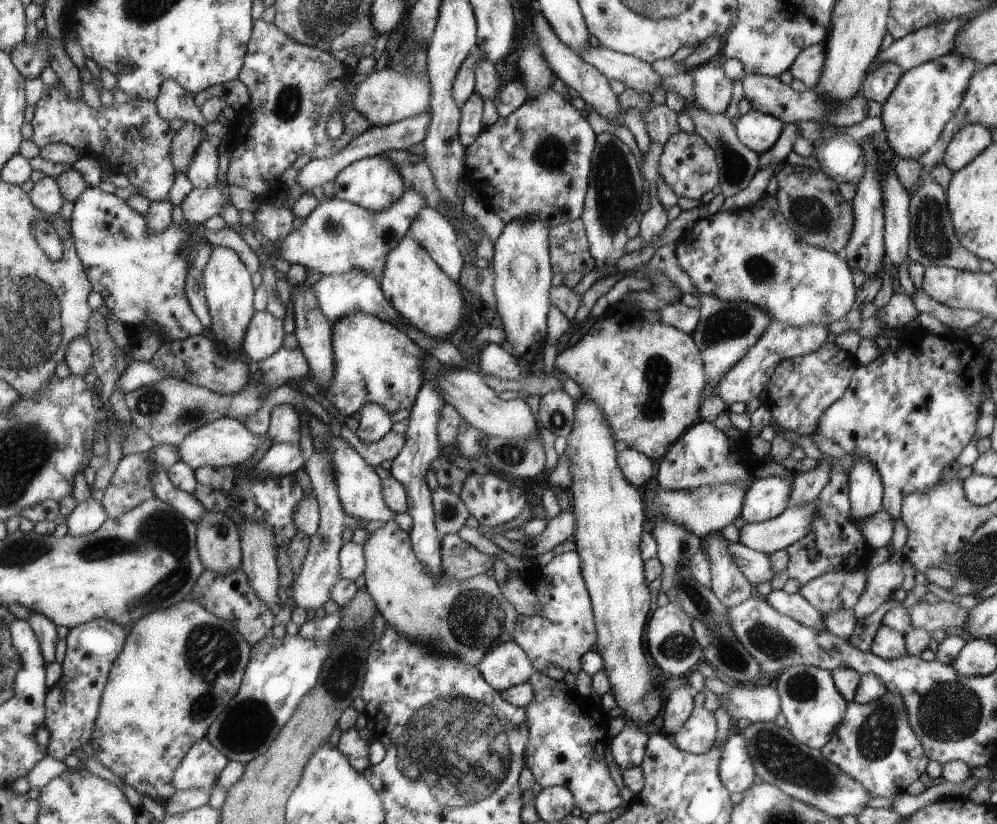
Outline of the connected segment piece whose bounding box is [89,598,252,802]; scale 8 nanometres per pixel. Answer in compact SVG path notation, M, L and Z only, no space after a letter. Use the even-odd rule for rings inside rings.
M189 598L174 604L172 607L152 612L144 616L143 619L139 619L130 630L126 638L126 645L121 651L119 658L114 662L109 682L106 684L106 689L101 699L99 714L97 715L98 719L95 721L95 730L89 742L95 750L94 760L111 770L139 794L149 795L157 802L160 800L168 801L178 791L174 785L174 773L180 767L185 755L192 750L197 742L208 736L209 729L216 722L217 717L228 707L233 697L237 696L251 657L252 646L237 630L236 624L215 616L194 600L189 601Z

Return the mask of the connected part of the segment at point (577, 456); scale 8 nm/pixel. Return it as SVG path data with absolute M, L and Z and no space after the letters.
M581 393L580 398L574 403L573 422L571 430L566 439L566 446L563 455L567 457L568 468L571 475L571 482L569 484L569 494L571 498L571 510L574 516L575 530L571 536L571 540L575 545L575 552L580 556L580 569L583 573L584 583L587 585L588 595L591 597L592 612L595 616L596 632L598 639L596 640L595 650L599 653L599 656L603 659L603 666L608 681L610 682L610 694L613 696L616 702L616 706L623 711L623 720L625 724L631 724L633 722L639 722L639 724L651 723L659 706L661 706L661 700L659 700L659 690L657 690L657 684L655 684L655 678L649 676L649 671L655 669L649 668L647 662L645 662L645 654L643 654L643 628L645 628L645 620L647 620L647 614L649 614L649 606L651 606L651 596L649 596L649 590L647 590L647 584L645 584L644 577L644 559L640 555L640 536L643 534L643 504L641 504L641 498L639 498L639 492L633 488L633 485L626 480L619 468L616 460L617 452L613 449L613 443L616 440L613 438L613 432L610 431L610 426L606 421L601 408L599 408L585 393Z

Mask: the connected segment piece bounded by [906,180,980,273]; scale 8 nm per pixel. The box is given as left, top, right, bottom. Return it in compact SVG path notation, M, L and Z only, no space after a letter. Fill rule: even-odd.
M927 180L913 194L910 194L908 213L910 231L906 256L909 261L915 260L923 266L943 264L957 270L980 272L980 260L962 248L955 236L950 216L947 213L946 194L939 184Z

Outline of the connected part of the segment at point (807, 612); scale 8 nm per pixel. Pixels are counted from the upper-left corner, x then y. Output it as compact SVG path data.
M771 589L762 597L769 606L777 609L786 617L807 627L825 629L820 612L811 606L799 593L785 593L782 589Z

